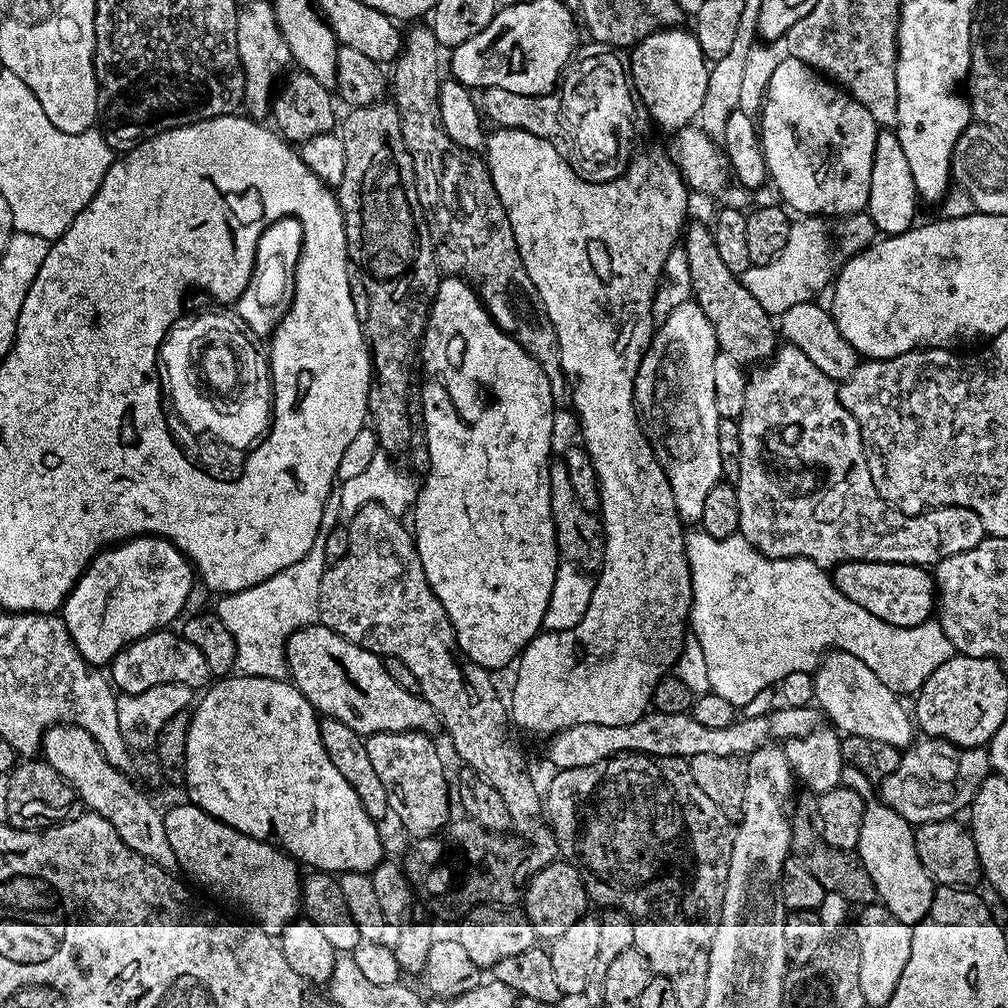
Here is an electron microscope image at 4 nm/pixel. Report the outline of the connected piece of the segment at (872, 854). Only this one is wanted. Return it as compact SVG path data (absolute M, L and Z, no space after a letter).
M844 765L840 781L843 787L852 787L866 801L856 855L866 867L870 880L874 882L877 899L892 917L912 927L928 916L936 889L935 881L918 858L915 827L875 798L873 781L866 778L860 770Z

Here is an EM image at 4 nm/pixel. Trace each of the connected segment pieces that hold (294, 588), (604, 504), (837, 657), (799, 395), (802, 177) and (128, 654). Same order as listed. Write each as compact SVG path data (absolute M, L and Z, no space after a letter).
M333 490L322 506L322 522L314 538L314 546L294 566L271 576L258 586L250 586L241 592L230 592L219 597L214 614L230 630L236 643L235 671L242 676L274 678L282 680L288 676L288 639L299 628L319 621L320 587L325 568L329 567L326 558L326 534L341 523L340 507L342 498L339 491Z
M496 128L492 130L492 133L484 140L484 152L482 151L483 159L488 166L488 173L490 178L494 182L494 190L498 194L498 198L502 202L502 206L506 210L506 214L510 218L510 226L514 230L514 238L516 239L516 245L520 251L520 257L522 262L526 266L526 274L530 274L530 282L534 282L536 287L536 295L539 303L542 305L543 315L552 323L551 331L556 337L556 343L560 346L560 370L566 377L567 383L570 385L570 392L572 388L572 404L576 407L576 412L580 415L580 436L582 439L582 447L588 452L588 457L594 462L594 470L596 471L596 477L600 483L600 511L599 515L602 517L602 523L604 525L604 564L600 567L600 571L594 580L594 587L592 590L592 597L590 598L590 606L586 610L584 617L578 622L578 626L574 626L570 630L562 630L561 632L545 632L541 631L530 643L525 646L523 652L518 657L518 663L516 668L516 681L512 684L512 704L510 700L510 720L513 725L516 724L520 728L525 728L528 732L550 732L549 734L557 734L563 731L564 728L578 726L579 723L598 723L603 726L626 726L628 723L637 722L642 718L646 712L649 711L652 703L652 691L656 683L660 681L663 676L669 675L670 669L675 665L676 659L680 656L680 651L684 645L684 638L686 635L686 629L689 627L689 616L692 611L692 579L690 578L690 566L688 565L688 559L684 553L684 538L686 535L686 525L681 520L678 514L678 506L674 506L674 490L670 490L670 482L666 478L664 473L664 467L660 464L660 459L656 456L656 451L652 449L649 437L646 435L645 429L642 427L641 417L638 415L638 409L636 407L636 371L638 366L642 362L645 350L648 349L648 343L652 341L654 335L654 323L652 320L652 302L658 295L658 285L661 283L661 276L664 270L664 263L666 262L667 255L670 254L672 248L677 247L678 241L681 239L682 233L686 228L686 221L688 216L688 196L690 197L690 189L687 184L684 183L684 175L681 174L679 167L671 155L663 156L660 152L644 152L641 151L639 155L633 159L629 164L624 174L616 180L605 179L605 184L591 184L586 180L581 173L577 172L575 167L571 163L568 164L560 157L560 152L556 149L557 145L553 141L546 138L538 138L534 134L530 134L526 130L514 130L513 128Z
M829 651L814 673L813 690L815 703L827 719L828 716L832 719L830 724L836 732L844 736L874 738L874 742L886 742L901 750L913 743L914 720L909 709L907 712L900 705L901 697L874 674L862 658L854 658L849 652Z
M781 343L771 359L749 375L746 386L746 410L742 410L739 421L740 477L734 482L738 494L738 514L740 515L739 535L746 542L750 542L750 546L757 548L763 556L768 556L772 560L801 556L813 560L819 568L825 570L835 569L837 564L844 564L848 560L935 566L954 554L962 554L966 550L978 546L978 542L982 542L986 538L982 518L978 518L978 514L974 514L974 510L969 508L934 508L919 512L917 516L908 516L905 512L899 512L897 508L891 508L880 497L874 486L874 478L870 478L870 466L866 462L860 427L858 422L854 422L854 414L850 414L850 410L846 410L846 406L842 406L837 381L822 374L822 370L818 370L818 366L814 366L814 362L810 362L810 358L806 358L806 354L802 354L802 350L798 350L793 344Z
M788 55L770 78L758 127L771 183L793 213L843 218L867 209L878 125L843 87Z
M157 630L149 636L133 639L131 644L110 661L111 668L110 683L113 689L126 696L142 694L142 690L150 690L150 686L163 684L181 684L193 690L200 690L213 679L210 666L206 666L206 658L198 650L198 646L190 646L190 642L186 642L182 634L176 633L175 636L172 630Z

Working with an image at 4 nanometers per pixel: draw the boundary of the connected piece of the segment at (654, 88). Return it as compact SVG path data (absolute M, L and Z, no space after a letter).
M680 26L661 28L658 32L650 33L645 40L639 40L630 52L630 71L637 97L642 101L651 123L653 120L660 128L679 130L689 127L695 121L698 110L702 110L702 98L706 94L709 61L704 59L702 46L698 46L696 37L691 31L684 29L683 32L682 29L683 27Z

